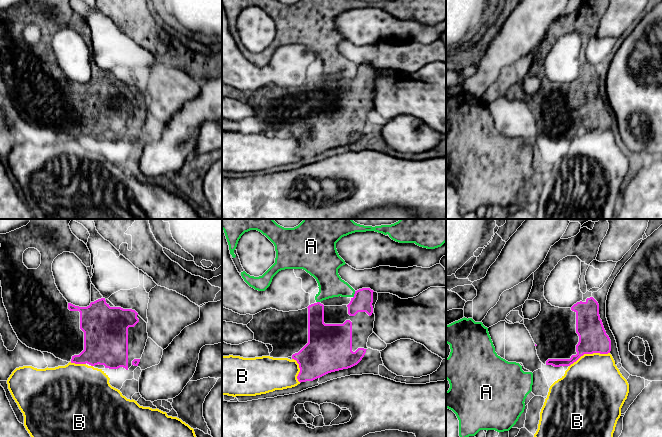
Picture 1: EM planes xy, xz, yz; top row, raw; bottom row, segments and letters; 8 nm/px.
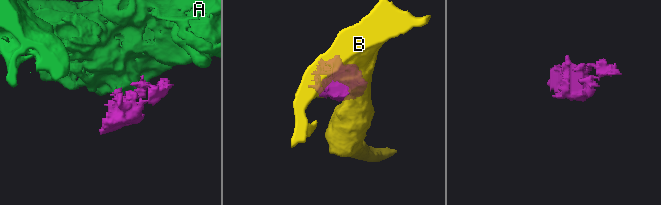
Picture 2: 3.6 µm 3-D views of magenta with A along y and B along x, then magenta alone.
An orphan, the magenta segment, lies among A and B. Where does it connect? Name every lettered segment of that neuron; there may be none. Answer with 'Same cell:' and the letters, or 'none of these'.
Same cell: none of these

